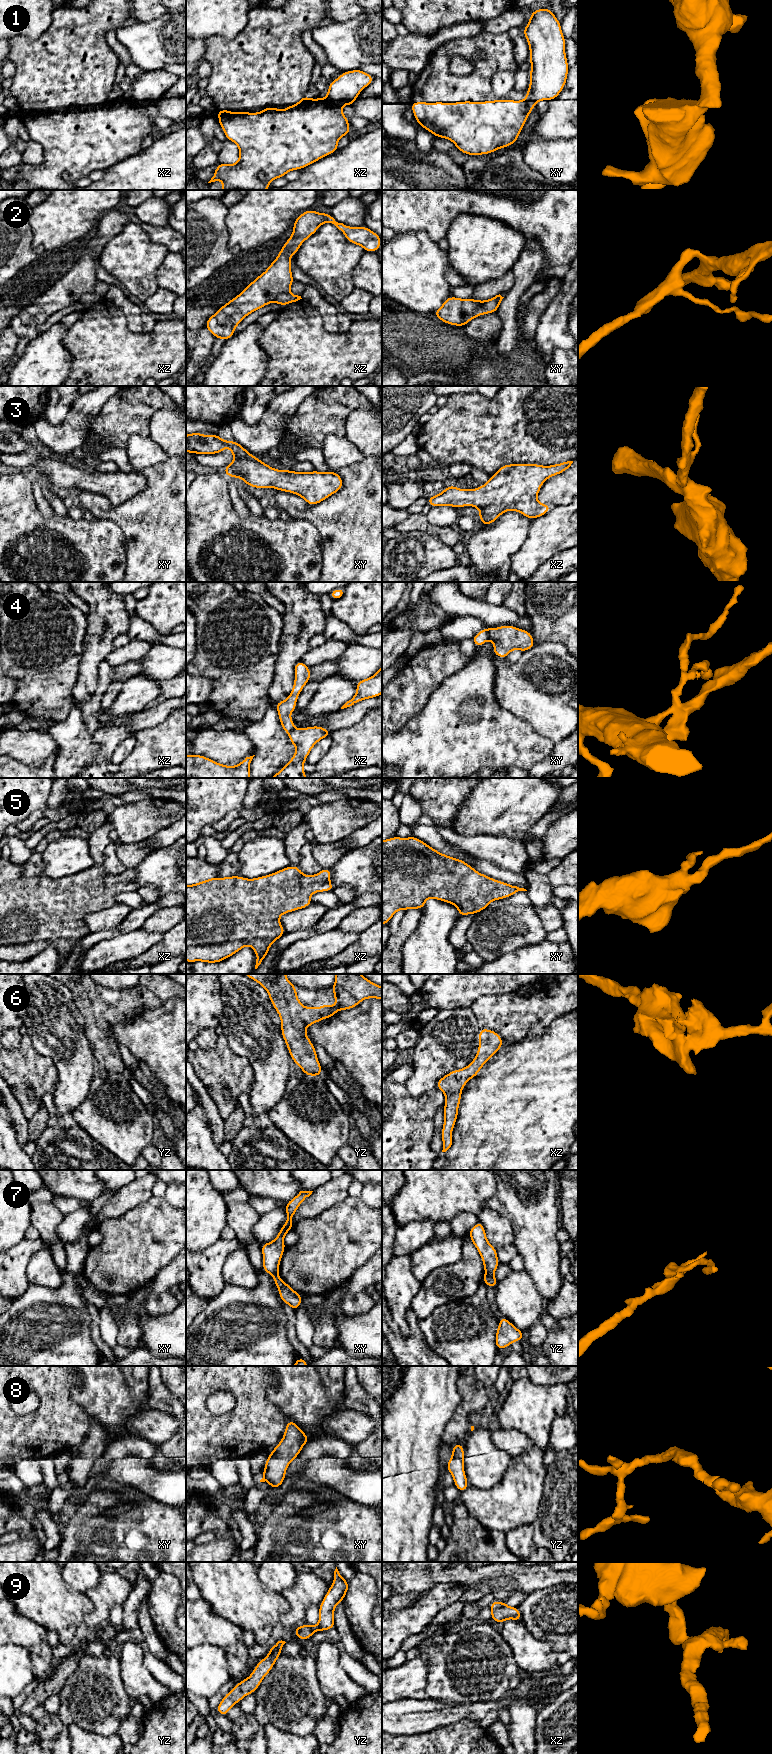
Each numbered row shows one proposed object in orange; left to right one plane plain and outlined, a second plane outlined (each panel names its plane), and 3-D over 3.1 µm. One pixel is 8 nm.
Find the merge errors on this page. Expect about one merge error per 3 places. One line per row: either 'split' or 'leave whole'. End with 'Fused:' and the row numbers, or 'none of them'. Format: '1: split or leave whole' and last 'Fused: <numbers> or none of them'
1: split
2: split
3: leave whole
4: split
5: leave whole
6: leave whole
7: split
8: leave whole
9: leave whole
Fused: 1, 2, 4, 7

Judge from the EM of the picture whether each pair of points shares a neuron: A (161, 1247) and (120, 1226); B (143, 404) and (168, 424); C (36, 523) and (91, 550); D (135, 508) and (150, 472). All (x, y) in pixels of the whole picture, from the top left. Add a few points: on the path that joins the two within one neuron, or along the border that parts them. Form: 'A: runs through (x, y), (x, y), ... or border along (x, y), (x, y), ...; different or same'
A: runs through (151, 1242), (136, 1242), (130, 1236); same
B: border along (175, 411), (158, 410), (151, 418), (148, 435); different
C: runs through (50, 531), (58, 531), (77, 544); same
D: runs through (144, 499), (151, 492), (151, 481); same

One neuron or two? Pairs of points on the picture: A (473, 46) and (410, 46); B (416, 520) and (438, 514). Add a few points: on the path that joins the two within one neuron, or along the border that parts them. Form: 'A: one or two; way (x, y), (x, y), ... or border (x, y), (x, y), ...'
A: two; border (461, 37), (441, 44), (431, 54), (426, 66)
B: two; border (425, 515), (427, 520), (434, 525), (449, 526)

